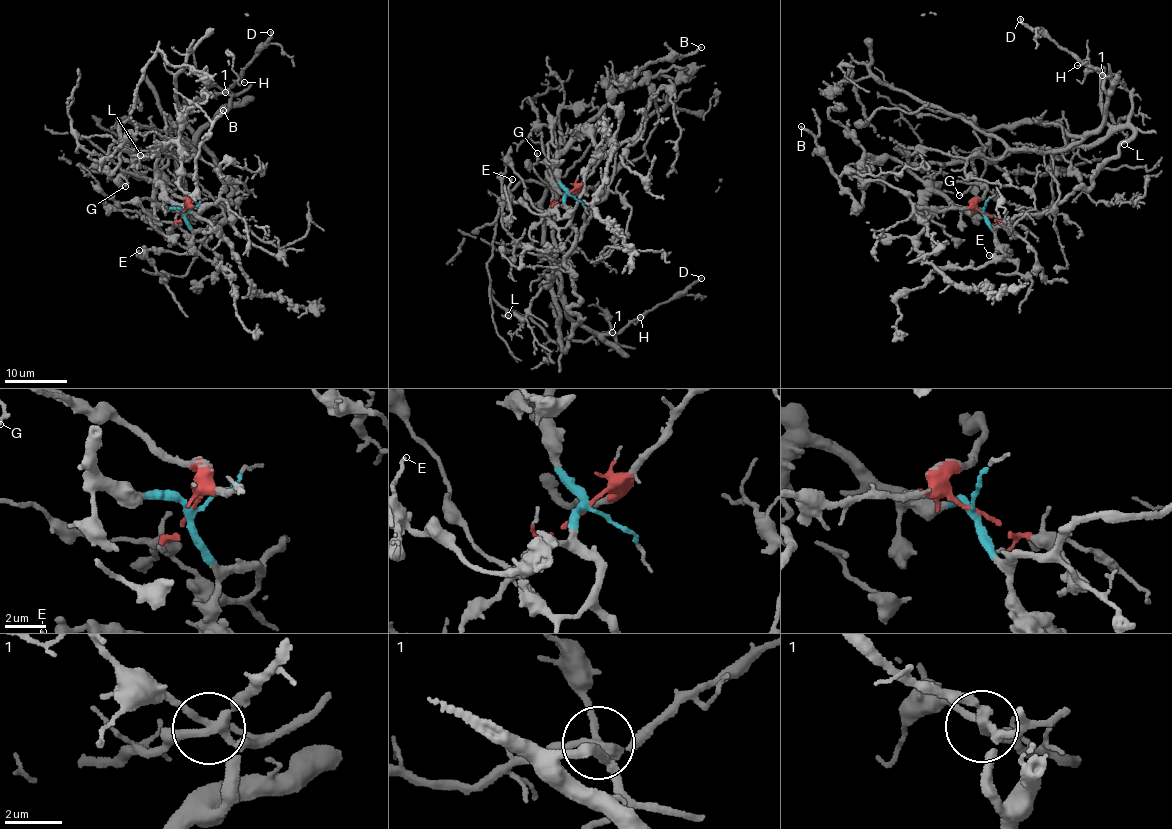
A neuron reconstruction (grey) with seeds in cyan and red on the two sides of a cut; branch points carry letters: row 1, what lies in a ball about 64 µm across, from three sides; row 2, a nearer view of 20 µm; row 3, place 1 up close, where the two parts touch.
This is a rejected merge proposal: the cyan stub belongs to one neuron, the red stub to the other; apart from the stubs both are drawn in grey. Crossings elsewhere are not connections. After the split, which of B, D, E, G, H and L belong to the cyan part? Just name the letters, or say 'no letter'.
B, D, E, G, H, L

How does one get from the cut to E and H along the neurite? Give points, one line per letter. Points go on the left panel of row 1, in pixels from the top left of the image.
E: (186, 212), (185, 220), (192, 240), (185, 253), (148, 249), (141, 256), (138, 250)
H: (186, 212), (193, 229), (207, 231), (231, 204), (225, 202), (230, 186), (184, 108), (245, 82)

